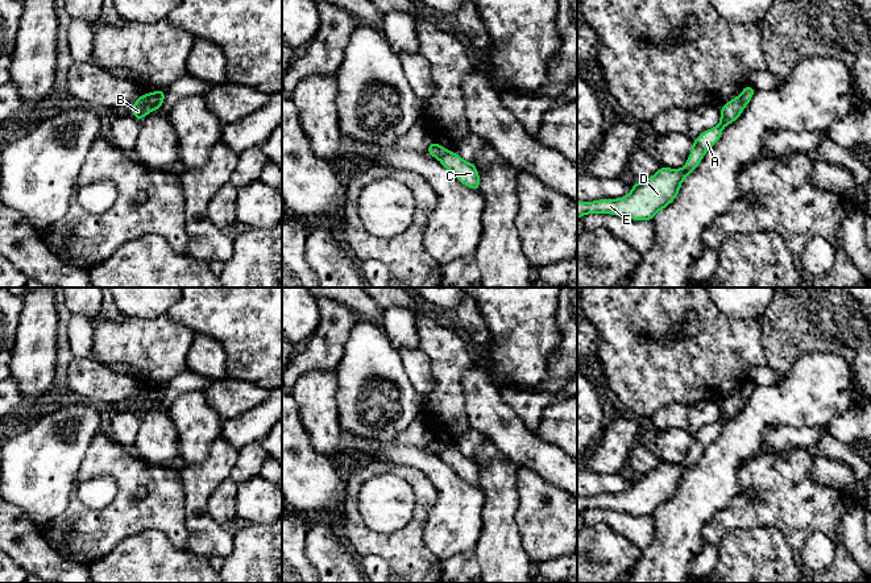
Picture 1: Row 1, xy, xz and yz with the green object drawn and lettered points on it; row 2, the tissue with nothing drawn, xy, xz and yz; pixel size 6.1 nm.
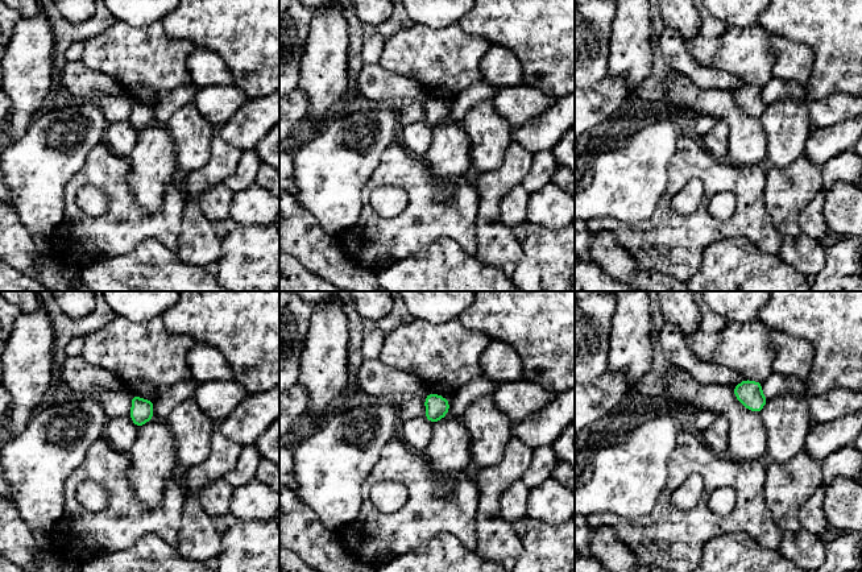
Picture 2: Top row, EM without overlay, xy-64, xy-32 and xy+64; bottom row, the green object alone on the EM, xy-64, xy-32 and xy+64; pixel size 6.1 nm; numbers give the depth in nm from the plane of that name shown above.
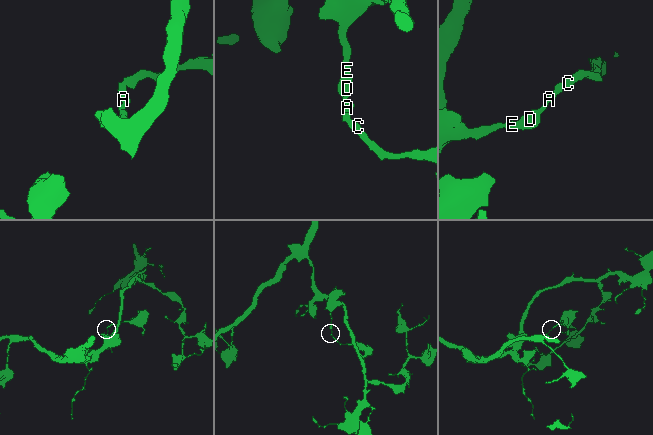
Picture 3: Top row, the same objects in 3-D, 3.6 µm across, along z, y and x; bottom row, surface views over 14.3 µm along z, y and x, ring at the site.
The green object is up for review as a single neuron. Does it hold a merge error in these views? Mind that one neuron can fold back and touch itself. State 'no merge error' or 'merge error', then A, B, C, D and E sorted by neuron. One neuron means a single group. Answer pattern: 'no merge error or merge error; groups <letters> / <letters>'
merge error; groups A B D E / C

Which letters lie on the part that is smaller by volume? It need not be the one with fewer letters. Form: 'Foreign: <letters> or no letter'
Foreign: C

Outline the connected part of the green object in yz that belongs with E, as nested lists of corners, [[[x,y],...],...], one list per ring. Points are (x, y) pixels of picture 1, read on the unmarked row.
[[[741,390],[719,404],[719,419],[702,427],[693,437],[692,447],[683,464],[661,462],[648,475],[638,476],[623,493],[605,493],[594,497],[577,496],[577,514],[586,509],[613,509],[636,517],[652,516],[656,508],[675,496],[685,472],[700,460],[705,448],[721,434],[722,425],[734,418],[742,410],[743,405],[745,401]]]

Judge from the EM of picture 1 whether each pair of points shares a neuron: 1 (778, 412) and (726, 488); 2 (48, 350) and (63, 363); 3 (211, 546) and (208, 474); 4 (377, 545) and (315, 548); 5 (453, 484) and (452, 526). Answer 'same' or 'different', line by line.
1: same
2: different
3: same
4: different
5: same

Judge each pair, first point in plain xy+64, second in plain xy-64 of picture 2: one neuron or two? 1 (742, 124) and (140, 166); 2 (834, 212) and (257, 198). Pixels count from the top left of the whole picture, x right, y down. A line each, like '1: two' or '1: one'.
1: one
2: one

